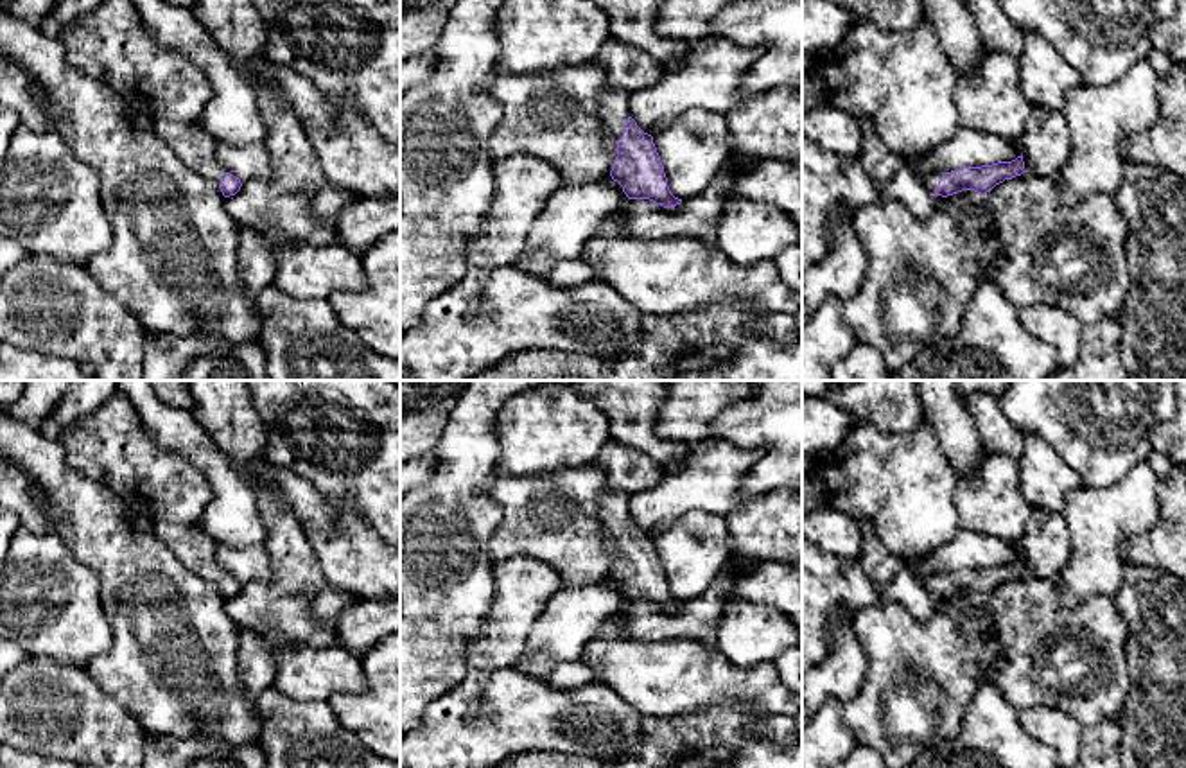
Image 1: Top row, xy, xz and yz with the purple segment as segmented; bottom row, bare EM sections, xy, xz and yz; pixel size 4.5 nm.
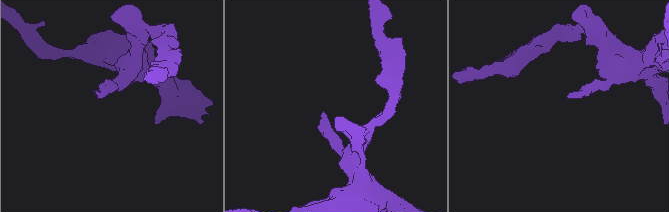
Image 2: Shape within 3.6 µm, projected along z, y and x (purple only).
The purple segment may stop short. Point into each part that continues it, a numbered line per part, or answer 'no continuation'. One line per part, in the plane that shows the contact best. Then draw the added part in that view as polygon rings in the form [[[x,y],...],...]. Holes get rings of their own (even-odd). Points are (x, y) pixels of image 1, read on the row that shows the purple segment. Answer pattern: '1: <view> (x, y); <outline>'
1: yz (930, 180); [[[924,153],[924,154],[919,154],[919,156],[910,156],[906,160],[906,163],[913,169],[913,172],[919,176],[919,179],[924,183],[924,187],[935,196],[935,190],[937,190],[937,185],[940,181],[940,178],[946,174],[946,172],[951,172],[951,170],[933,170],[933,172],[924,172],[922,170],[922,165],[926,161],[929,153]]]

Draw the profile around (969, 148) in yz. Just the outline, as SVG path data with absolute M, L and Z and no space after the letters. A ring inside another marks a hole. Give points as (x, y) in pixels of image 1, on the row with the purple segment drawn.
M960 127L949 142L928 154L922 170L958 170L964 167L1012 161L1017 156L1021 156L1017 144L978 129Z

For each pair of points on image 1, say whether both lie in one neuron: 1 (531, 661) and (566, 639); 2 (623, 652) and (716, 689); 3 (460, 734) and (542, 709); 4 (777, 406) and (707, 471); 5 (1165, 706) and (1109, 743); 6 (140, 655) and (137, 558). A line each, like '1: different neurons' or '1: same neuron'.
1: same neuron
2: same neuron
3: same neuron
4: different neurons
5: different neurons
6: same neuron

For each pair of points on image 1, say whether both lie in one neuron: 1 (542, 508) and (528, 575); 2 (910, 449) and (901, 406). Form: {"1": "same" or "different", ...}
{"1": "different", "2": "different"}

